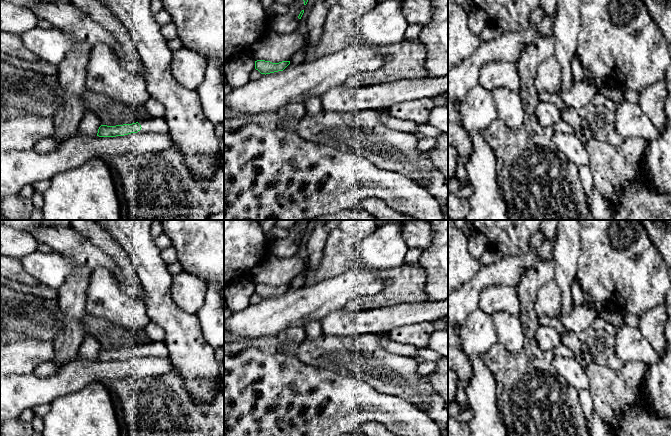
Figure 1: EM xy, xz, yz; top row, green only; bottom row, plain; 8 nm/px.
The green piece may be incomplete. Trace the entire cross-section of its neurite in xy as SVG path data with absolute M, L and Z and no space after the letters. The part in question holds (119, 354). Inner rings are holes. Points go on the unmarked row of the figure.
M151 342L132 348L116 350L101 349L98 353L99 361L124 360L131 357L169 357L169 350L165 342Z

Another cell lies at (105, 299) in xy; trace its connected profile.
M103 267L92 271L85 310L131 331L144 330L150 322L145 303L126 294L111 272Z

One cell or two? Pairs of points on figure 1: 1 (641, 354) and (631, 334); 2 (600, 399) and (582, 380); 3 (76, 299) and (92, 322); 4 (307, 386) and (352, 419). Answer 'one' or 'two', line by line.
1: one
2: two
3: two
4: one

